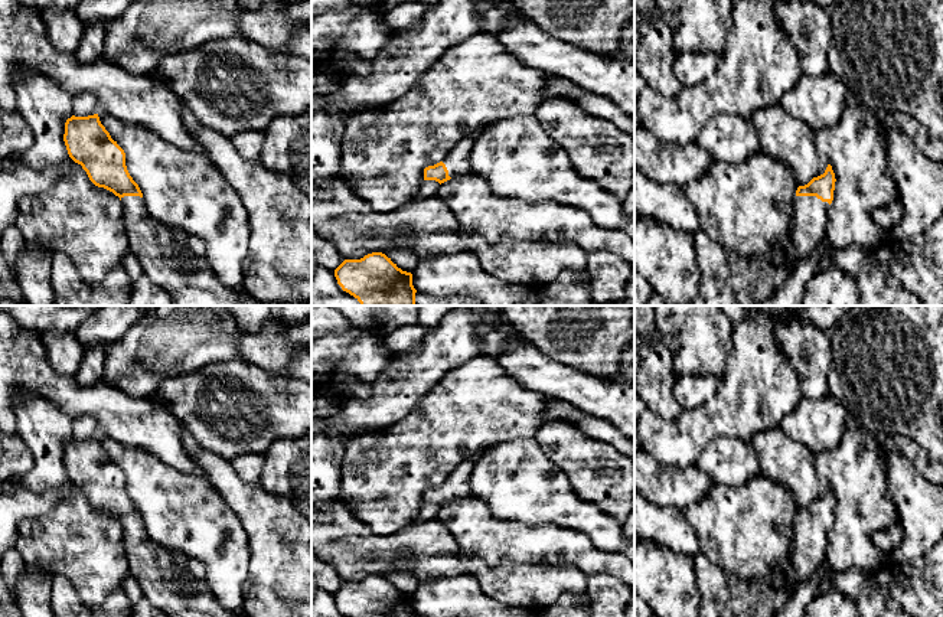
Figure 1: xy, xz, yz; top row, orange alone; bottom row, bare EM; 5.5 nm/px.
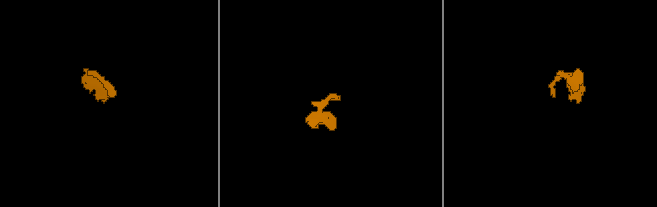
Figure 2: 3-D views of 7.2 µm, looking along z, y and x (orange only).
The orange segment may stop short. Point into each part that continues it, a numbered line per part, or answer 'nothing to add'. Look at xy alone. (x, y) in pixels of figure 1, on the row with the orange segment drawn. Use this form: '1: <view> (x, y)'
1: xy (175, 260)

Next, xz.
1: xz (457, 162)

